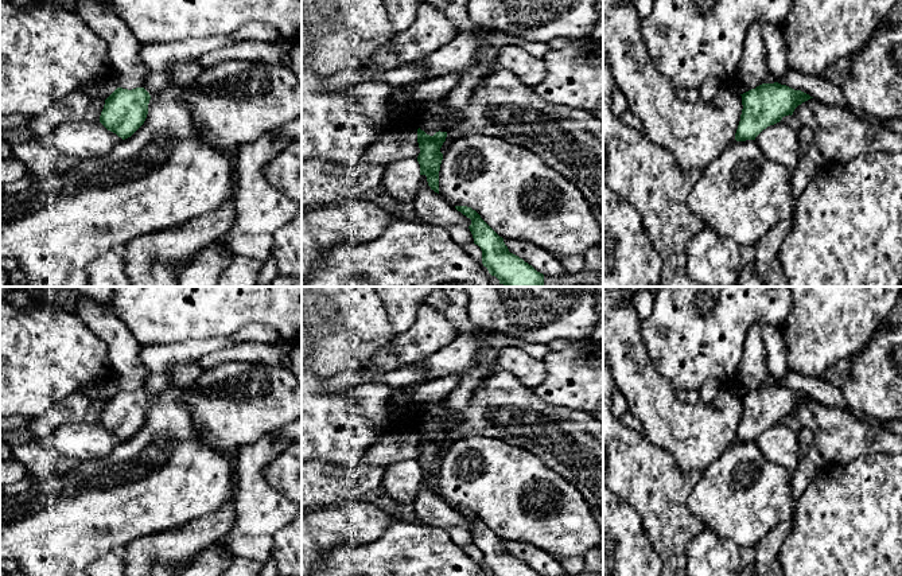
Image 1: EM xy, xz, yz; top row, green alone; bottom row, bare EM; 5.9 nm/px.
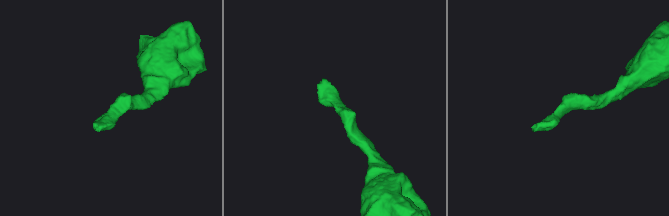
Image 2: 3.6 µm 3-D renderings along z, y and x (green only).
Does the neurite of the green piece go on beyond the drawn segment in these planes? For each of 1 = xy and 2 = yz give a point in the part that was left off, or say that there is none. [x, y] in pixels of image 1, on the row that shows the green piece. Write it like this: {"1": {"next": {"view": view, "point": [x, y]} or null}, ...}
{"1": {"next": null}, "2": {"next": null}}

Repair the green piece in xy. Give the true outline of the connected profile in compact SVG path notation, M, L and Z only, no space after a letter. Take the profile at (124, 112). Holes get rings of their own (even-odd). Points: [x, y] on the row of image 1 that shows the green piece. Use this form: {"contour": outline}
{"contour": "M117 87L106 100L100 122L123 140L131 137L145 121L151 96L144 87Z"}

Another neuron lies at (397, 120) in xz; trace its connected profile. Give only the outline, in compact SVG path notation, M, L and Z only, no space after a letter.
M388 105L388 132L417 131L425 117L427 116L421 112L420 105L415 110L390 109Z

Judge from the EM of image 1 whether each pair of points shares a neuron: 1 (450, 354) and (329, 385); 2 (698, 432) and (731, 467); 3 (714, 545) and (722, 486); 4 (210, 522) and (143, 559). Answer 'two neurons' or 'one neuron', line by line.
1: one neuron
2: two neurons
3: two neurons
4: one neuron

